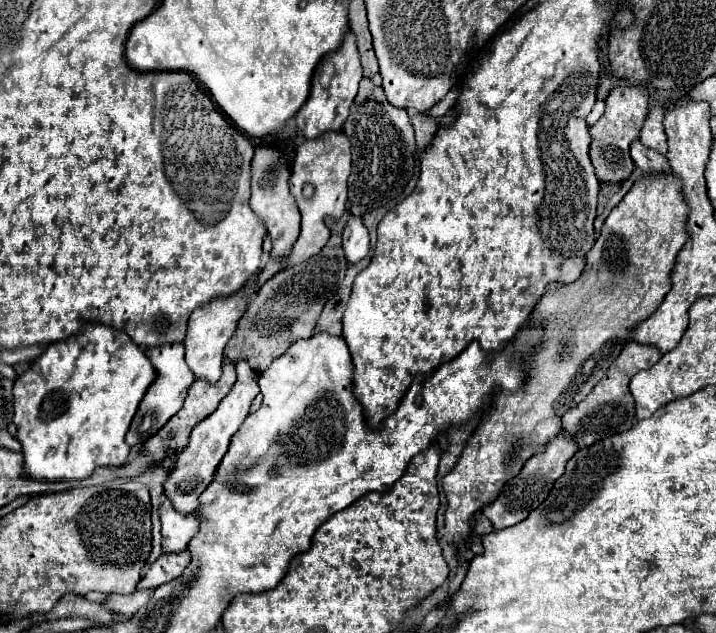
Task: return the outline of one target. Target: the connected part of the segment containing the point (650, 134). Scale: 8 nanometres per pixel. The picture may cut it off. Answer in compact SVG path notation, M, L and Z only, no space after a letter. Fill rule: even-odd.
M653 105L649 109L639 139L643 141L643 145L647 145L651 149L657 149L659 153L665 155L667 153L667 135L663 131L663 113L665 111L659 105Z

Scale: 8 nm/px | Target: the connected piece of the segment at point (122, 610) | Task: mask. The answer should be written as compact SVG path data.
M143 591L143 593L131 593L131 595L107 595L107 599L101 603L105 609L115 611L117 615L131 617L133 613L139 611L149 601L149 595L153 591Z

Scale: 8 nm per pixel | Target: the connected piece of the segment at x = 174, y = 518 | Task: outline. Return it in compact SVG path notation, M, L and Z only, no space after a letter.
M169 499L163 501L159 507L159 517L161 517L161 547L163 553L181 553L187 549L187 543L197 535L199 527L193 515L179 515Z

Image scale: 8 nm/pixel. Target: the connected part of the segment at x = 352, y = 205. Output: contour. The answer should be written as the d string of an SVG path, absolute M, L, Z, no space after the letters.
M361 79L359 93L353 101L343 133L349 137L353 147L353 171L349 175L349 209L353 215L363 215L389 203L403 191L403 187L411 179L415 169L413 125L405 109L391 107L381 87L375 87L369 79Z

